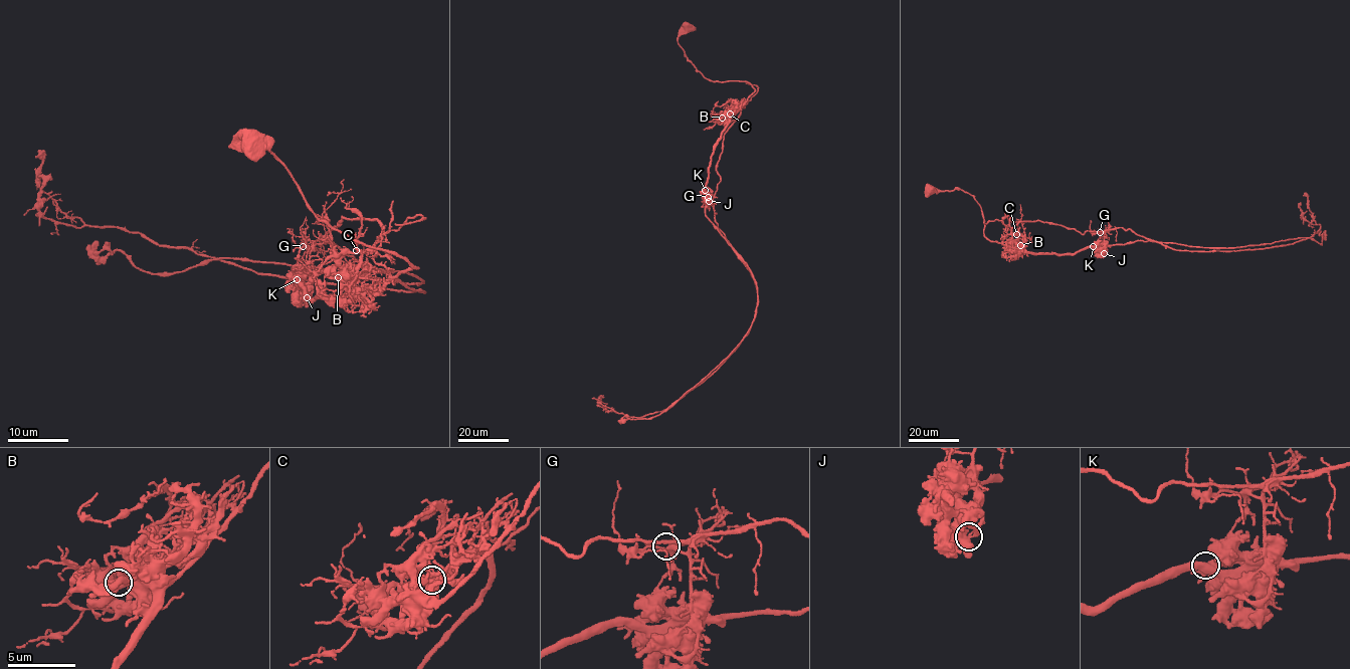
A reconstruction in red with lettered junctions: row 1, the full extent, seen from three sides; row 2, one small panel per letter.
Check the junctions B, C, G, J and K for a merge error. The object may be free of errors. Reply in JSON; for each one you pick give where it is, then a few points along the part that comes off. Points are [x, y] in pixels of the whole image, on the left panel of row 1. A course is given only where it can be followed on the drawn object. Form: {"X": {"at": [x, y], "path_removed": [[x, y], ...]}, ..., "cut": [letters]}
{"J": {"at": [307, 297], "path_removed": [[306, 297], [320, 233], [424, 291], [260, 274], [122, 229], [53, 223], [40, 211], [50, 173]]}, "cut": ["J"]}

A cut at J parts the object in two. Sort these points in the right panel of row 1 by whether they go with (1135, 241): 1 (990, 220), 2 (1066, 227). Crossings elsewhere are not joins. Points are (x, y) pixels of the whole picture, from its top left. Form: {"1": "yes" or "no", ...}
{"1": "no", "2": "no"}

